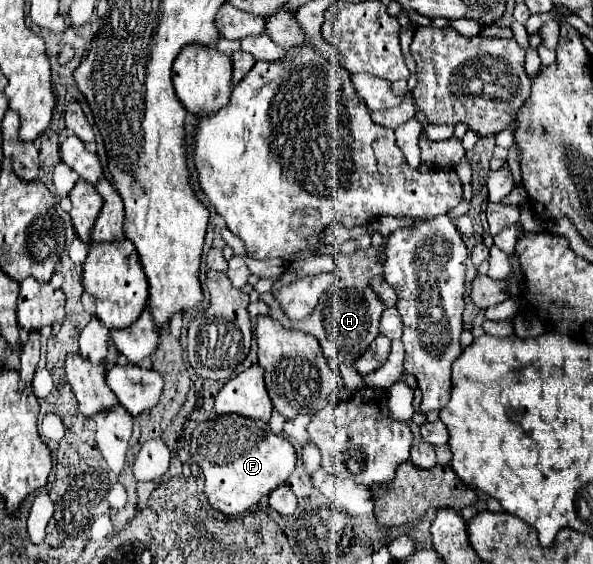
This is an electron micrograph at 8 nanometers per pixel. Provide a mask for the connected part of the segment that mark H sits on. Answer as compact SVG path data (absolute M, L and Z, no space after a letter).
M384 244L378 246L378 248L370 246L370 248L358 250L354 254L336 254L334 258L330 254L318 254L318 256L308 256L304 260L292 262L288 266L288 270L276 280L278 286L282 286L286 282L292 282L292 280L298 280L300 276L308 276L308 274L310 276L318 274L318 272L334 272L336 274L334 286L322 296L314 314L310 314L302 322L290 322L280 312L278 302L274 300L274 292L278 290L278 286L260 294L260 300L264 300L270 306L270 316L276 322L280 322L284 328L302 330L306 334L316 336L326 358L340 360L340 362L350 366L358 360L358 356L362 356L362 352L366 352L366 348L372 344L372 340L380 334L378 332L378 322L380 322L380 314L384 312L386 306L380 300L380 296L370 288L370 282L372 282L374 276L380 276L384 272L384 266L380 262L382 256L384 256Z

